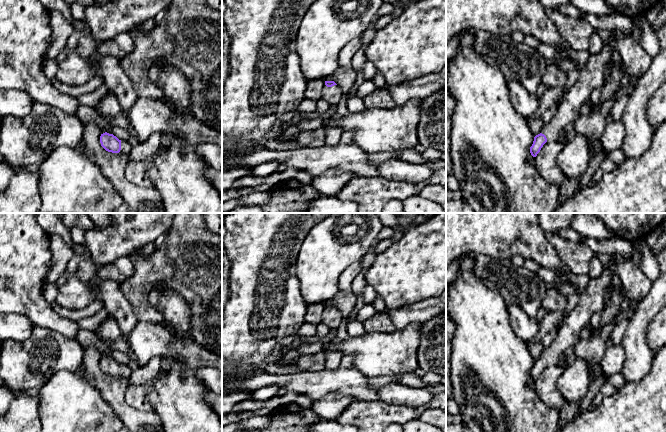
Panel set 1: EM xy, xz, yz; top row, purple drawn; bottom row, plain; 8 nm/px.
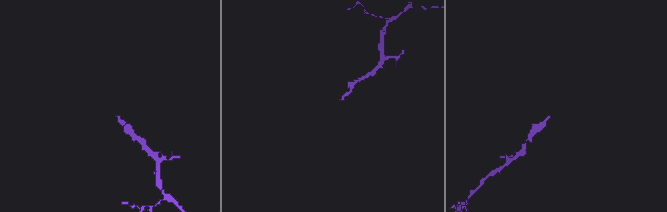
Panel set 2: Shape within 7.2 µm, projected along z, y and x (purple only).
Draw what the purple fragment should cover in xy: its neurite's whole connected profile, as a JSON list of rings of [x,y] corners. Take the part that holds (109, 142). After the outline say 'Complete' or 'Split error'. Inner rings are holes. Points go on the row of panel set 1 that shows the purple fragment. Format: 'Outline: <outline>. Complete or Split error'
Outline: [[[101,131],[101,146],[108,152],[129,154],[132,145],[128,141],[121,141],[110,131]]]. Split error

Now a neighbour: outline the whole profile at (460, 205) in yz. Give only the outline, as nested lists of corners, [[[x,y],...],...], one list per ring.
[[[463,198],[446,200],[446,213],[476,213]]]

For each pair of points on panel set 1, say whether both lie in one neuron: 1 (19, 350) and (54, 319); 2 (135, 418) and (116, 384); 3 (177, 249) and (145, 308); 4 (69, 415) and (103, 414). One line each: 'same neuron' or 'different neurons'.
1: different neurons
2: same neuron
3: same neuron
4: same neuron

